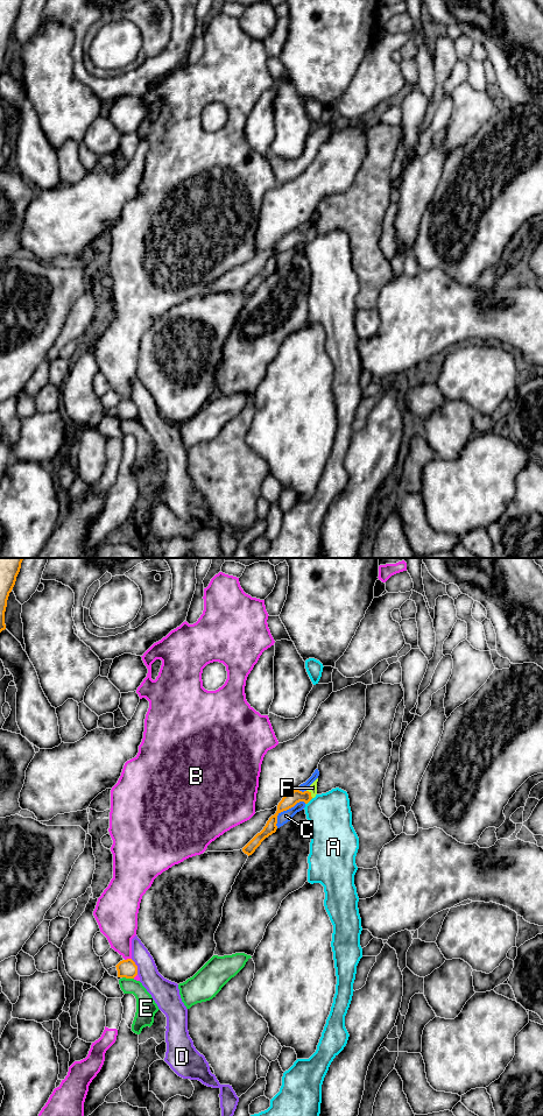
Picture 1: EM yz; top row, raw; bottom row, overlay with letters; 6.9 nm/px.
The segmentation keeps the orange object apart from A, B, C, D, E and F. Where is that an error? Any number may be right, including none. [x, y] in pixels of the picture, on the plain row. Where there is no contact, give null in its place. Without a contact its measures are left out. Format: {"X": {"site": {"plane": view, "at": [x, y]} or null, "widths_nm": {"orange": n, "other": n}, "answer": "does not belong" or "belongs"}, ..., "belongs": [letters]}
{"A": {"site": {"plane": "yz", "at": [309, 241]}, "widths_nm": {"orange": 100, "other": 300}, "answer": "does not belong"}, "B": {"site": {"plane": "yz", "at": [127, 400]}, "widths_nm": {"orange": 130, "other": 260}, "answer": "does not belong"}, "C": {"site": {"plane": "yz", "at": [286, 251]}, "widths_nm": {"orange": 100, "other": 80}, "answer": "does not belong"}, "D": {"site": {"plane": "yz", "at": [136, 408]}, "widths_nm": {"orange": 130, "other": 180}, "answer": "does not belong"}, "E": {"site": {"plane": "yz", "at": [128, 418]}, "widths_nm": {"orange": 130, "other": 140}, "answer": "does not belong"}, "F": {"site": {"plane": "yz", "at": [310, 234]}, "widths_nm": {"orange": 100, "other": 60}, "answer": "belongs"}, "belongs": ["F"]}

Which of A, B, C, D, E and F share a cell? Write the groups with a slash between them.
A / B / C / D / E / F

